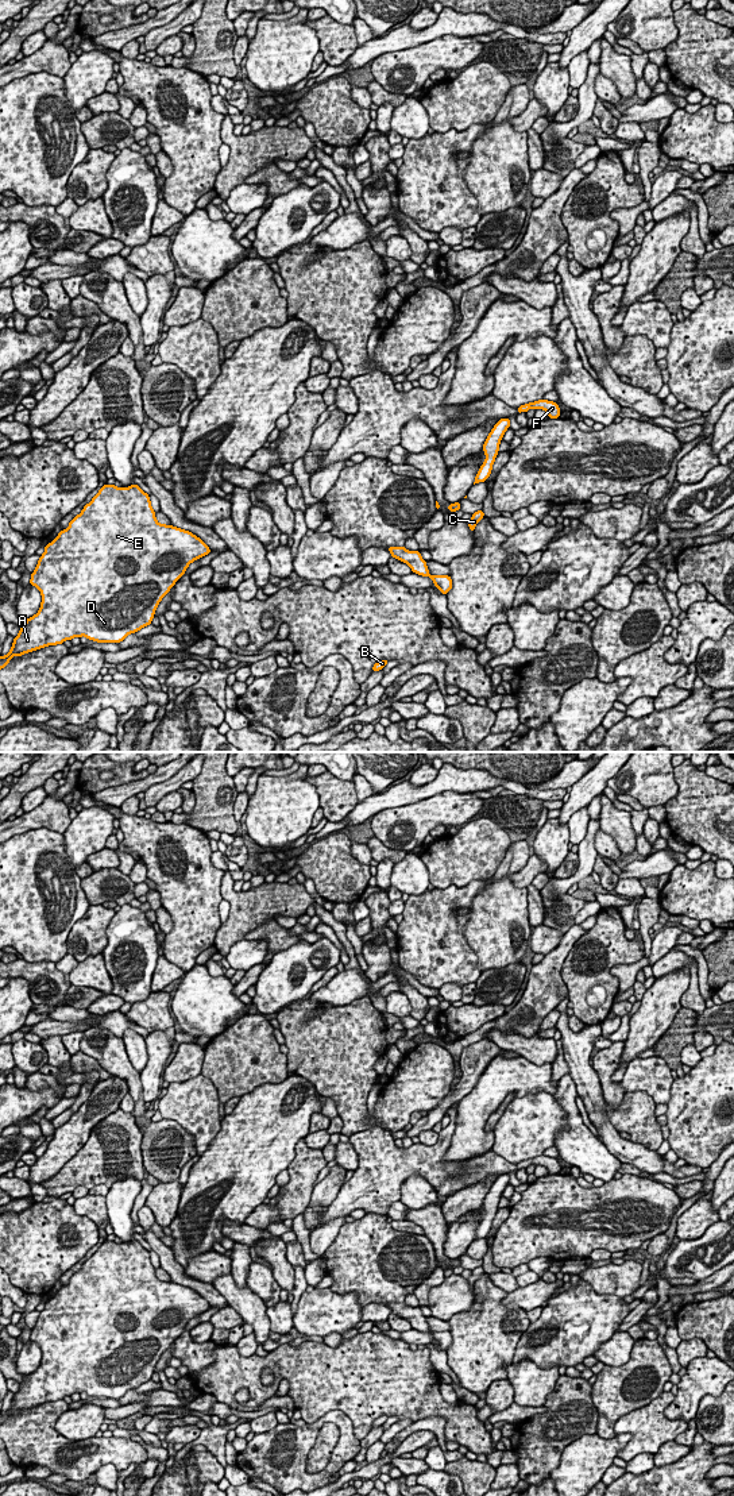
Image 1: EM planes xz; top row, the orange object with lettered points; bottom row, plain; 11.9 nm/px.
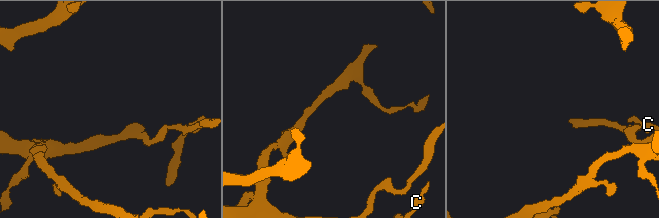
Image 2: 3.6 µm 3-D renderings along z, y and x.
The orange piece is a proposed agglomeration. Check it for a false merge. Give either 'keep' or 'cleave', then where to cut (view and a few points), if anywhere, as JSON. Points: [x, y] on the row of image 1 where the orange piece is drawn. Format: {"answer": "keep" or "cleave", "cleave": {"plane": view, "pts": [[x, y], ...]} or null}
{"answer": "keep", "cleave": null}

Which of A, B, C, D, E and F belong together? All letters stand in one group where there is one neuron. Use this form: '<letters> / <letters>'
A B C D E F

